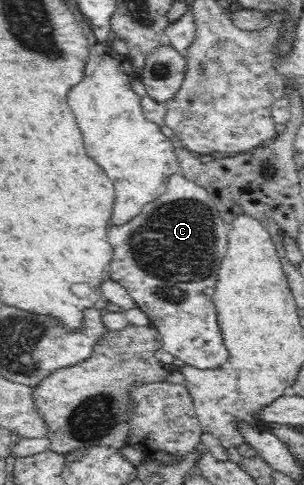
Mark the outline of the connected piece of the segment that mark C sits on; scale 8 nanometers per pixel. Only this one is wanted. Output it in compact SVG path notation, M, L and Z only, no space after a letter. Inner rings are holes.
M180 172L171 174L167 178L166 190L164 190L164 194L160 194L159 196L160 198L156 198L154 202L148 202L148 204L142 208L142 212L140 212L132 222L126 222L126 224L122 224L122 226L112 226L112 228L108 230L108 240L110 240L112 248L114 248L114 258L112 258L112 262L109 264L109 276L129 292L129 295L135 300L136 306L146 314L149 318L149 322L152 322L152 324L158 328L157 331L162 339L163 349L166 350L166 352L175 356L179 362L195 368L218 368L218 366L222 366L222 363L226 362L229 352L223 343L223 336L218 324L218 315L215 304L212 301L212 296L216 286L218 262L222 260L226 251L229 226L221 217L220 212L218 212L216 208L216 203L214 203L212 197L210 197L210 193L205 187L195 183L192 179L186 178L180 174ZM156 296L158 296L158 298L162 296L162 300L166 300L166 302L144 302L144 300L148 300L148 298L152 300L152 298L156 298Z

